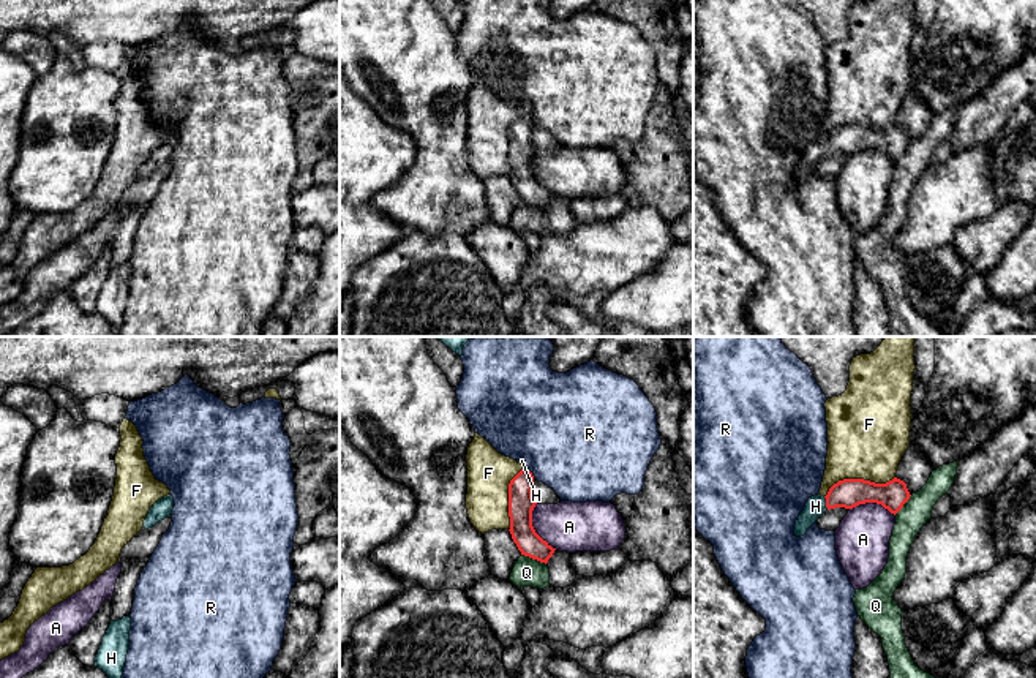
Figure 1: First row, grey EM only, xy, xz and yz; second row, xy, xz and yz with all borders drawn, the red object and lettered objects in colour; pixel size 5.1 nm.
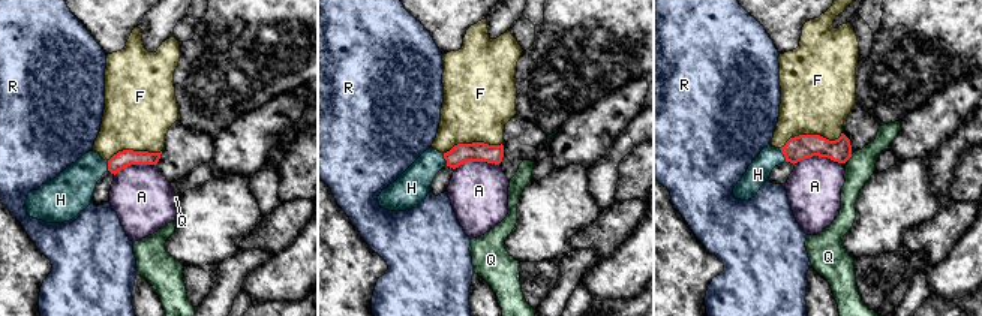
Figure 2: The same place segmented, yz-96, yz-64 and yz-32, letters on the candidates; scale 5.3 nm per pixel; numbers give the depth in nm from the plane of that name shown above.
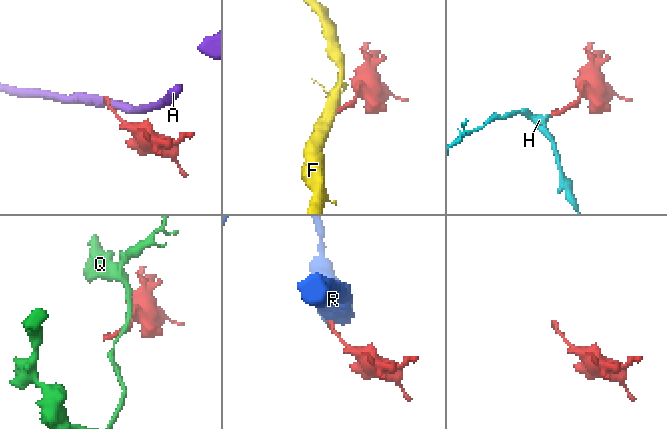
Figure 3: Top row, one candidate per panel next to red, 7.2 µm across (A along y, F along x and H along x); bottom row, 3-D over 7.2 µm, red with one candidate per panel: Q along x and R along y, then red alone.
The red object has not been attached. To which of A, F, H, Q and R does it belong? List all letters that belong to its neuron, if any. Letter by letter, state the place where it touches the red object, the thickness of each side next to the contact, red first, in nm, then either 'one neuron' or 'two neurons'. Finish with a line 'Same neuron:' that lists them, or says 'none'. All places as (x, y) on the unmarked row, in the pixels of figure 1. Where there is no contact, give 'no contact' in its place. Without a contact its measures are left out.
A: xz (533, 174) | 130/260 nm | two neurons
F: yz (858, 125) | 150/420 nm | two neurons
H: yz (826, 149) | 150/100 nm | one neuron
Q: xz (534, 204) | 120/140 nm | two neurons
R: xz (531, 119) | 130/500 nm | two neurons
Same neuron: H

